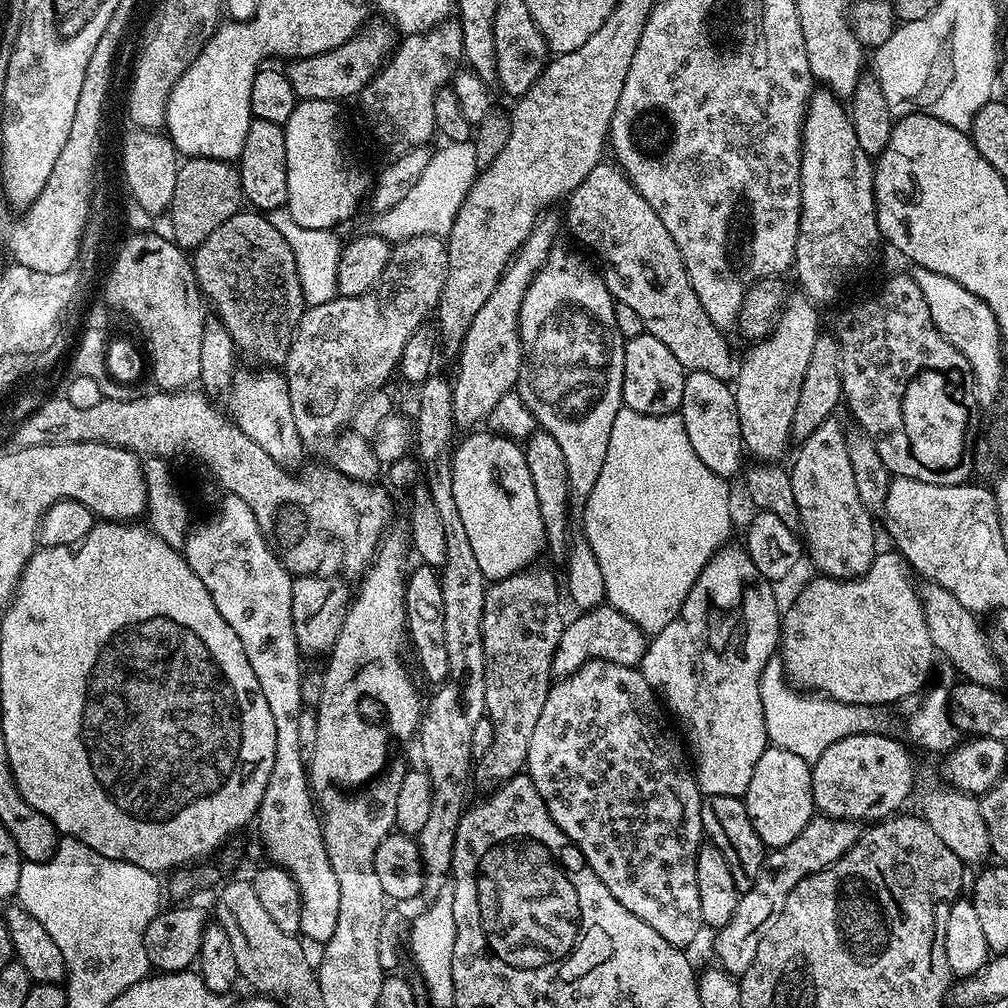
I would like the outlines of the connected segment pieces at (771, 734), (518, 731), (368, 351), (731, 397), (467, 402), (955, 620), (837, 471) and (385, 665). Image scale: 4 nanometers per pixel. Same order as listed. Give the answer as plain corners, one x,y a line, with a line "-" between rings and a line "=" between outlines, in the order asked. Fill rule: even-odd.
778,658
766,662
760,679
760,693
769,745
790,750
790,754
798,754
798,758
809,762
822,758
834,742
842,742
842,738
847,736
867,732
888,734
893,731
894,720
889,707
844,704
827,694
809,694
790,683
784,674
784,664
=
529,566
501,580
491,581
486,594
486,610
483,614
482,638
486,650
486,698
484,710
494,726
494,742
490,750
478,757
474,764
474,784
484,790
495,790
510,778
521,775
528,763
530,738
538,726
542,706
546,706
546,694
554,683
552,655
564,633
566,616
560,613
560,596
556,593
556,576
540,566
=
415,236
391,249
386,270
382,270
379,282
366,294
337,295
336,299
322,306
305,307
292,335
288,360
282,366
282,373
288,382
294,423
305,449
318,447
320,440
331,441
339,437
342,430
351,425
358,401
370,392
383,389
392,372
394,376
406,341
414,330
425,327
427,320
424,319
431,317
440,307
447,269
447,243
438,236
=
688,372
682,386
678,414
686,426
686,438
690,438
690,446
694,446
698,458
702,458
702,462
706,462
714,474
732,478
736,471
741,471
740,459
746,456
746,449
738,422
736,394
729,381
714,378
714,374
=
552,214
541,215
524,245
508,263
498,286
494,286
494,294
490,294
490,298
486,298
486,302
478,309
478,314
474,314
474,322
470,322
470,330
466,330
466,338
461,342
455,357
456,376
452,380
452,402
457,429
472,430
479,425
476,424
479,420
480,423
487,421
490,410
498,406
498,398
517,387
520,372
524,369
524,347
520,341
522,298
536,276
536,271
552,253
559,228
562,228
561,221
559,224
=
926,582
919,587
918,591
923,613
926,614
926,626
930,630
933,649
937,653
942,652
963,675
961,677
969,683
1001,689
1006,670
993,654
989,646
987,631
978,622
979,617
966,610
966,606
942,586
=
835,419
827,420
825,424
818,426
818,430
814,430
814,434
803,440
796,452
796,461
790,467
790,475
794,486
794,502
798,502
800,511
800,528
807,559
808,556
812,559
817,573
833,576
835,580
854,580
870,570
878,545
876,528
872,525
873,513
862,506
862,498
858,498
858,486
854,486
854,470
850,466
850,454
844,441
845,429
839,428
836,423
=
391,531
380,541
376,549
376,556
372,564
359,581
360,589
355,589
351,597
348,613
342,622
342,630
334,642
330,655
327,657
328,668
323,669
324,685
320,704
314,709
316,713
316,727
314,735
316,741
310,748
310,757
307,759
308,783
313,789
332,788
337,784
340,790
356,790
373,781
384,771
389,763
388,736
380,724
364,717
360,709
360,699
365,696
368,700
380,704
384,711
384,720
388,728
396,736
404,736
407,732
415,733
420,727
422,719
422,700
420,692
400,657
400,647
406,644
406,610
404,609
404,586
406,573
409,571
408,552
410,556
410,540
407,535
399,536

